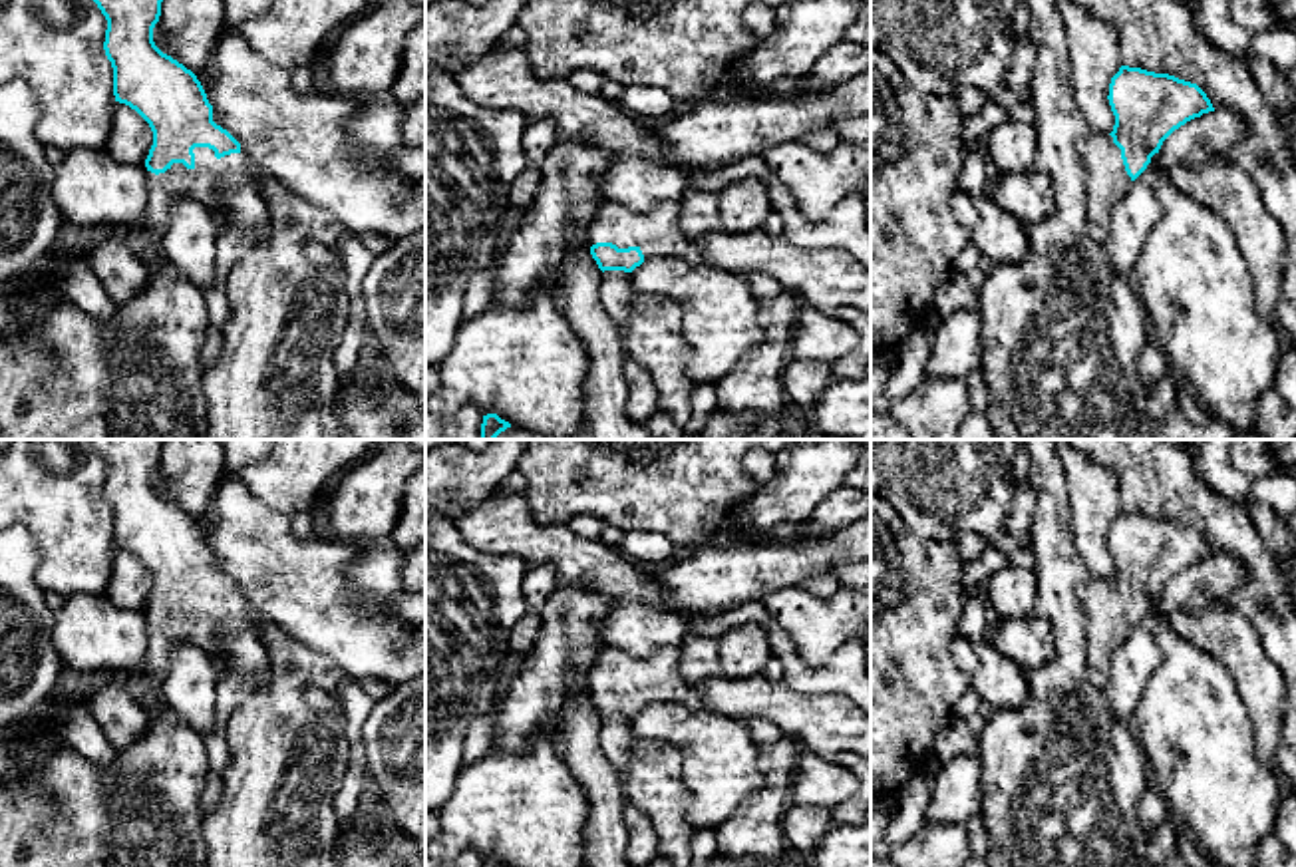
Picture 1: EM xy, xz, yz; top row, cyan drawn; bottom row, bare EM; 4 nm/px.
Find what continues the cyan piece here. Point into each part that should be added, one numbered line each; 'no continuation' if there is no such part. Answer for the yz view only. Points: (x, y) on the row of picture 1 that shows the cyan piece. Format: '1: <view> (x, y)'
1: yz (1108, 181)

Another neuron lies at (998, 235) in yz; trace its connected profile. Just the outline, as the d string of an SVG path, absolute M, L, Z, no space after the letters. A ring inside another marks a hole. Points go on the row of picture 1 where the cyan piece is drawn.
M954 191L952 211L970 243L996 266L1022 264L1030 255L1026 225L996 205L988 191L982 195Z

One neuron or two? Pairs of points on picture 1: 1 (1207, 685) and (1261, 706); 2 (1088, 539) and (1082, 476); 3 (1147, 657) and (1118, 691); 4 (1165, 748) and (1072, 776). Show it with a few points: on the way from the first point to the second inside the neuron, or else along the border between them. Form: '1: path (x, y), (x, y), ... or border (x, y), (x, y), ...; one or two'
1: border (1215, 659), (1235, 679), (1257, 742); two
2: path (1088, 523), (1088, 492); one
3: path (1139, 665), (1126, 683); one
4: border (1132, 726), (1147, 764); two

